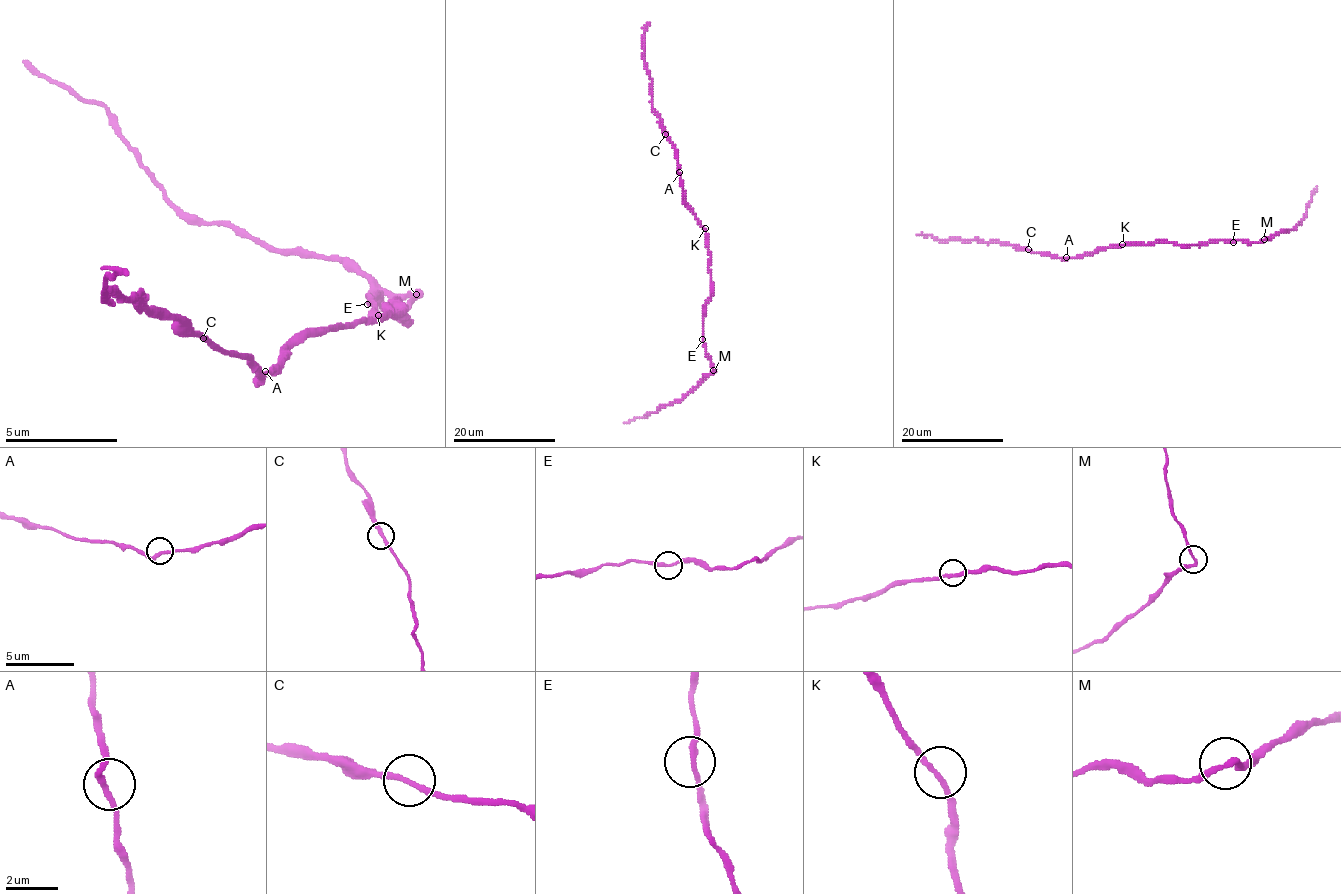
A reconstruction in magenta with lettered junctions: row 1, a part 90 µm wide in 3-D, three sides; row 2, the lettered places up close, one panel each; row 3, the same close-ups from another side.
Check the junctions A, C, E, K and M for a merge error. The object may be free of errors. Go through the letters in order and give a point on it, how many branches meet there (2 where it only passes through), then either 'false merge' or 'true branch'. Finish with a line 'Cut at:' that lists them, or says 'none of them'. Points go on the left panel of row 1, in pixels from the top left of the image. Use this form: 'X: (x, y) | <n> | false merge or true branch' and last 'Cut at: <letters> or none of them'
A: (265, 371) | 2 | true branch
C: (203, 338) | 2 | true branch
E: (367, 304) | 2 | true branch
K: (378, 315) | 2 | true branch
M: (416, 294) | 2 | true branch
Cut at: none of them

